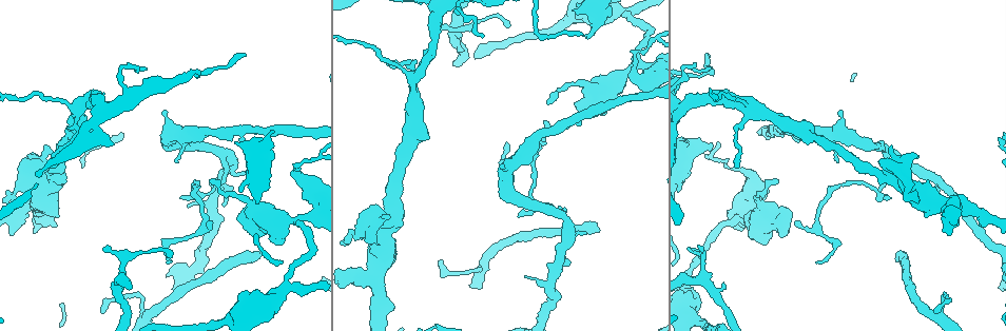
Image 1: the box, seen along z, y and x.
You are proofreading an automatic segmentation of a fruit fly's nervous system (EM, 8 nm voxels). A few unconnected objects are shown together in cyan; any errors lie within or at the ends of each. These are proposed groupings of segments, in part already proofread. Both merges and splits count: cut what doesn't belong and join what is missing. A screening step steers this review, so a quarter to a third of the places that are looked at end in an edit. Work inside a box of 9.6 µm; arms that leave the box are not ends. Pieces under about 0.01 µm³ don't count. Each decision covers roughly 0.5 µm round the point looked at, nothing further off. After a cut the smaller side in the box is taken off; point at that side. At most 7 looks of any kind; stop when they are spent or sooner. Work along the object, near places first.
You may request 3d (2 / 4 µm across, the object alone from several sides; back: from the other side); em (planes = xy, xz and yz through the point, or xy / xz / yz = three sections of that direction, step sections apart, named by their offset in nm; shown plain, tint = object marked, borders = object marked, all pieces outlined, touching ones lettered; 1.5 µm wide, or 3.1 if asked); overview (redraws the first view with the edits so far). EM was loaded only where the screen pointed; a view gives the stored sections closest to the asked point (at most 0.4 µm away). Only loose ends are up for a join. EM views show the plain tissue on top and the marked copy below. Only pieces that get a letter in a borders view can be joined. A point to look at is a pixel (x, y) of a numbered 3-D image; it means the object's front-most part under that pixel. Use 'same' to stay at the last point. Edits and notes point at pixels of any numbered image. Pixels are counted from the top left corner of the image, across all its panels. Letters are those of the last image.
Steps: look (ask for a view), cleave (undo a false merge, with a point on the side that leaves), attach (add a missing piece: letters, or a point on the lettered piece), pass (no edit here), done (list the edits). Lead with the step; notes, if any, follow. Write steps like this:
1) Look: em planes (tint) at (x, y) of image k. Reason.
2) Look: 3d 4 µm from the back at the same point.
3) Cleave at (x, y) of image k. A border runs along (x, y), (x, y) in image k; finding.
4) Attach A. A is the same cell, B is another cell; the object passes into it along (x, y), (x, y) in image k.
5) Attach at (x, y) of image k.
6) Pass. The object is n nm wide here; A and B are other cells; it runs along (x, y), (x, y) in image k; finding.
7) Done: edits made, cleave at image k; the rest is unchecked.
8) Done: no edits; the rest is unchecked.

Look: 3d 2 µm at (778, 180) of image 1. An open end.

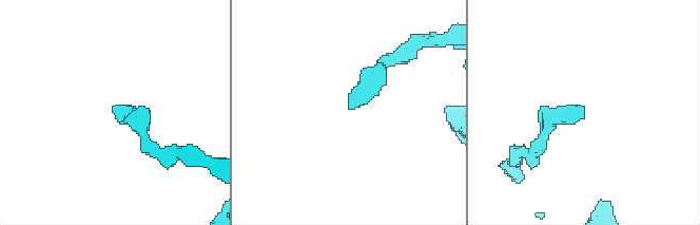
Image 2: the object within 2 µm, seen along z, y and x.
Look: em xy step 4 (tint) at (350, 107) of image 2.

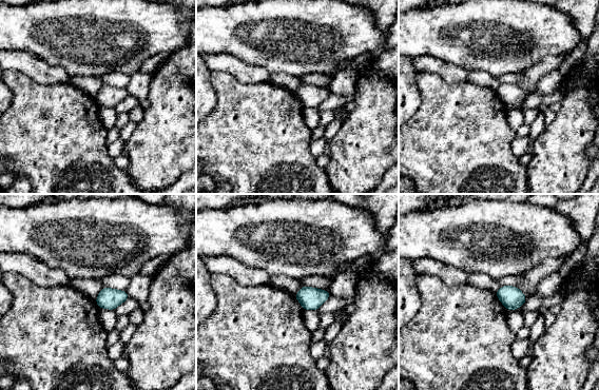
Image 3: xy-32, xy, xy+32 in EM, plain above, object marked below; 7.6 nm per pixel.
Look: em xz step 8 (borders) at the same point. Another direction.

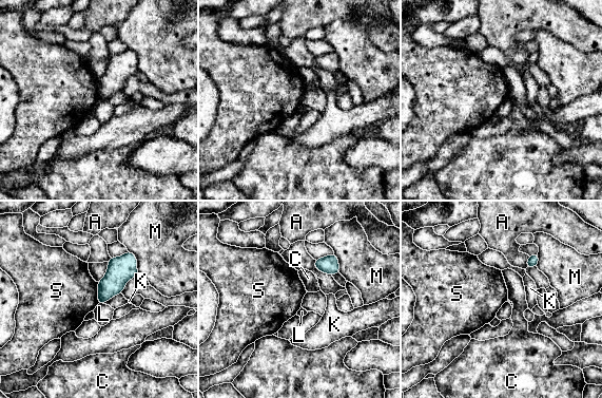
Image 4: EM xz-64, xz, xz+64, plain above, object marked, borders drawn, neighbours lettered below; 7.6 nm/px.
Pass. A, C, K, L, M and S are other cells; a border runs along (97, 282), (98, 303) in image 4; no lettered piece goes on from it.

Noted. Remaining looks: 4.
Look: 3d 2 µm at (710, 146) of image 1. Branch stops here.

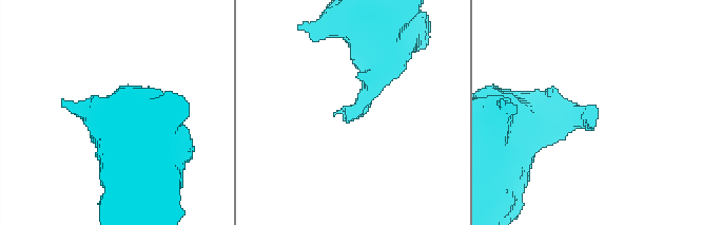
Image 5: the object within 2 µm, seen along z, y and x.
Look: em planes (borders) at (349, 123) of image 5. Shape alone is not enough.

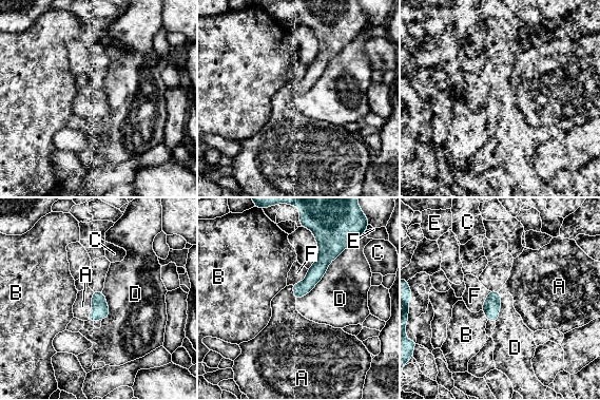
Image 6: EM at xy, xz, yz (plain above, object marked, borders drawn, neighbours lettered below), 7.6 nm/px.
Attach A. The longest contact is with D, 600 nm; A is the same cell, B, C, D, E and F are other cells; the neuron continues.

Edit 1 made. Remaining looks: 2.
Look: em xy step 8 (tint) at (939, 203) of image 1. Calibre changes.

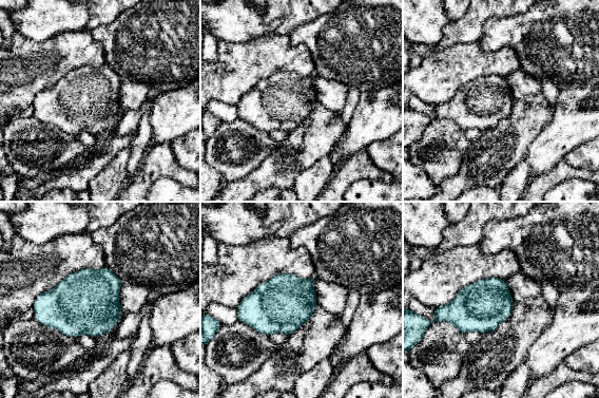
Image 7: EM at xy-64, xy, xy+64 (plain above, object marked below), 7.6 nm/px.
Look: em planes (borders) at the same point.

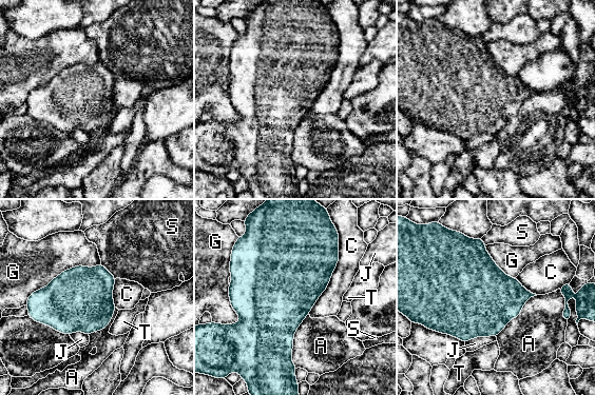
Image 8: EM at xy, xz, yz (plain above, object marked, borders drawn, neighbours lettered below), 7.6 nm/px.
Pass. The object is 480 nm wide here; A, C, G, J, S and T are other cells; a border runs along (100, 261), (63, 270), (25, 304) in image 8; one neuron here.

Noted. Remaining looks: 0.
Done: edits made, attach at image 6; the rest is unchecked.

